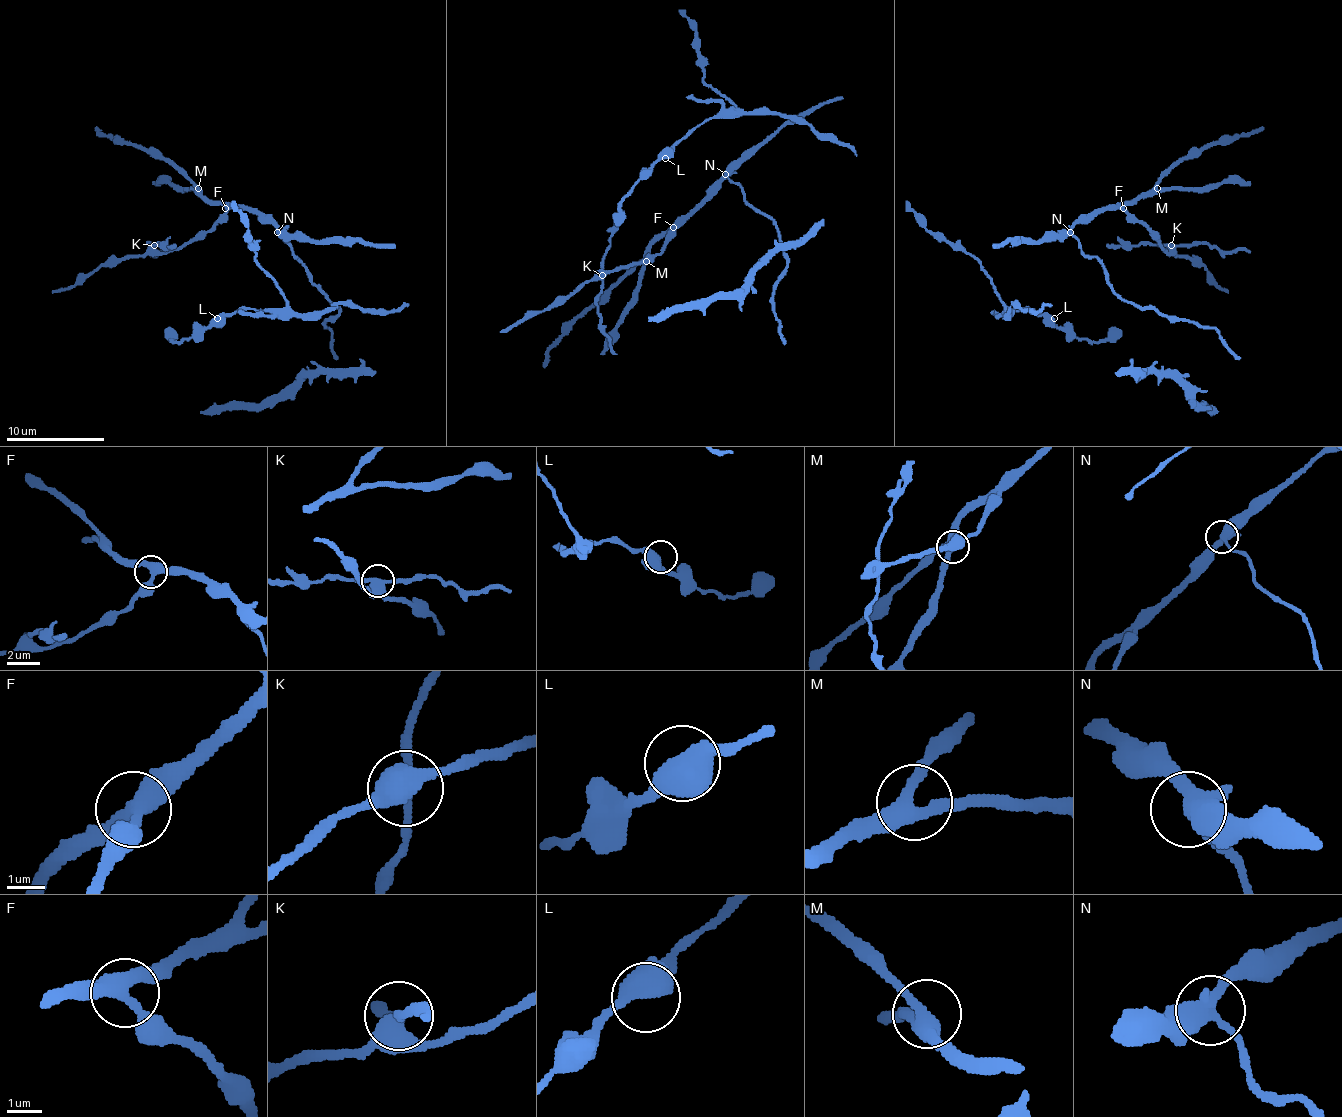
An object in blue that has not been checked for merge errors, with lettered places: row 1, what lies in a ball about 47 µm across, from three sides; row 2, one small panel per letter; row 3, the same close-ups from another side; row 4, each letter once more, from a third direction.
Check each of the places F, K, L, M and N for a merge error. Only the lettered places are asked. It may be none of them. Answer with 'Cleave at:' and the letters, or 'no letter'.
Cleave at: K, N

